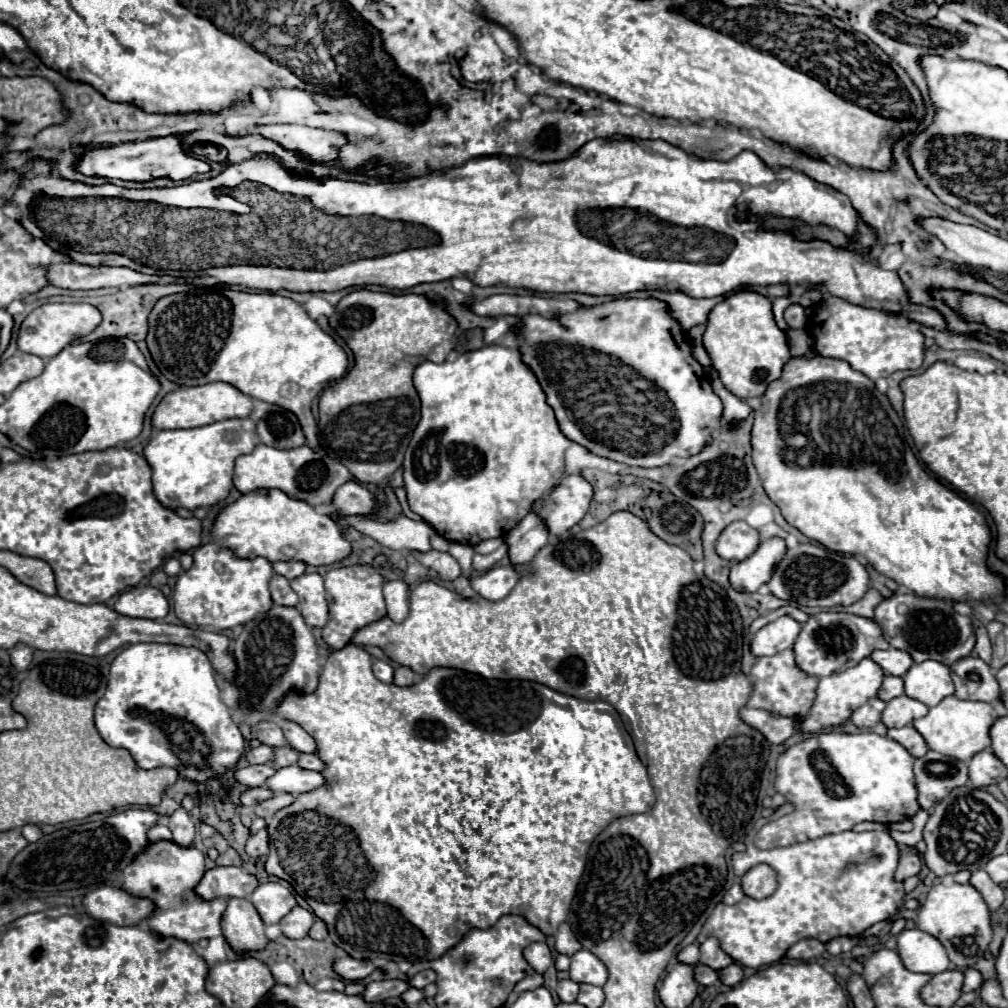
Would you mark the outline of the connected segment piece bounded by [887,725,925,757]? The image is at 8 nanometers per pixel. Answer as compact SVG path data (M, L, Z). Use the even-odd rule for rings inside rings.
M907 725L901 729L889 729L887 737L901 743L913 757L921 757L921 745L925 745L925 739L917 729L913 729L913 725Z

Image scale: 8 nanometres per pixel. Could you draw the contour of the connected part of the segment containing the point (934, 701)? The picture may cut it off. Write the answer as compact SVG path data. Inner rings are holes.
M939 661L915 663L905 675L905 695L925 703L927 707L939 705L945 697L953 695L953 681L949 667Z

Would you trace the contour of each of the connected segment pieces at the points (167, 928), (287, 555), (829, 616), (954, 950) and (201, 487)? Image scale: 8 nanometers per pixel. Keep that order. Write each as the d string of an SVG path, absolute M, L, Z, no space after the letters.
M171 841L149 843L145 851L141 851L131 865L125 869L123 889L139 895L149 897L157 903L159 911L147 919L149 927L161 937L177 937L187 943L197 943L199 939L211 939L223 935L221 919L227 907L227 899L217 901L201 901L193 893L193 885L203 877L205 871L205 855L195 847L179 847Z
M259 489L249 495L241 495L233 505L227 505L215 525L213 525L213 541L225 545L237 553L237 557L265 557L267 561L301 561L305 565L331 565L343 561L351 555L351 543L341 535L335 519L331 515L319 513L307 501L291 499L279 489Z
M823 611L811 615L809 621L803 625L801 633L793 643L793 653L795 653L795 663L801 671L805 671L811 677L827 677L833 673L841 673L849 667L855 667L859 661L871 657L875 649L887 649L887 647L889 643L885 641L875 621L849 613Z
M957 883L935 885L929 891L927 901L919 909L917 927L921 931L933 935L935 939L939 939L941 945L947 949L951 963L959 969L973 967L983 957L983 953L987 951L987 947L993 939L993 925L991 925L989 907L985 905L979 891L975 887L971 887L969 883L967 885L957 885Z
M251 417L227 419L195 429L155 431L149 439L143 455L153 471L153 491L157 501L165 509L189 509L211 507L225 501L233 489L233 465L241 455L251 453L257 447L257 423Z

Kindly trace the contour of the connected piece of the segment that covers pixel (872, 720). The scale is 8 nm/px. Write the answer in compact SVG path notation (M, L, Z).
M879 699L867 701L861 709L857 709L851 717L851 721L855 723L855 727L859 729L871 729L873 725L877 725L881 721L881 713L885 709L885 703Z

